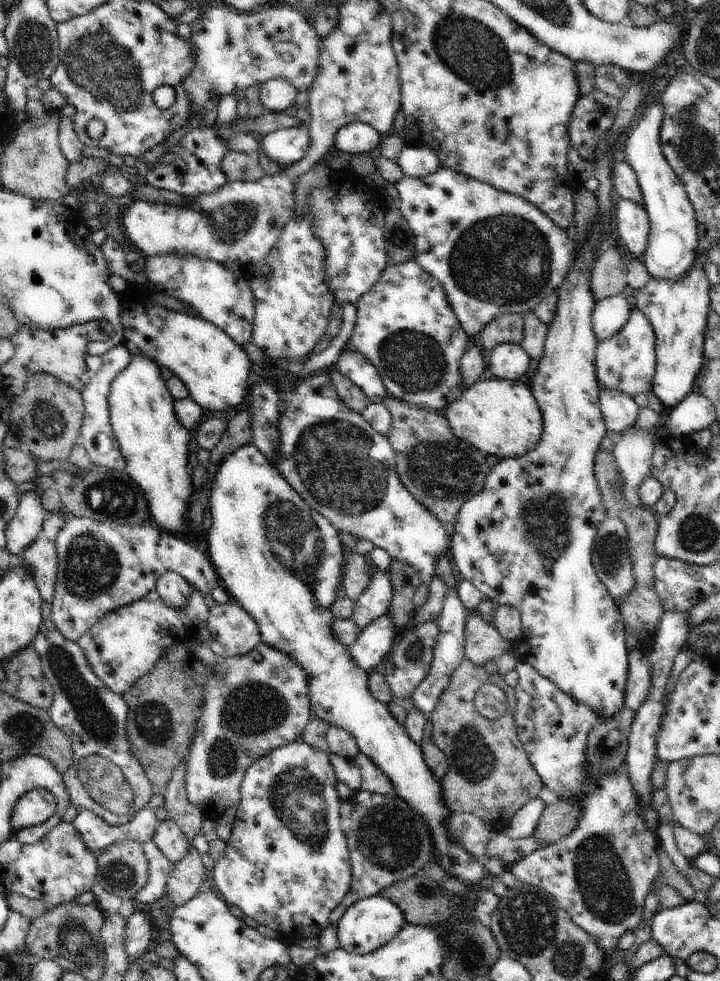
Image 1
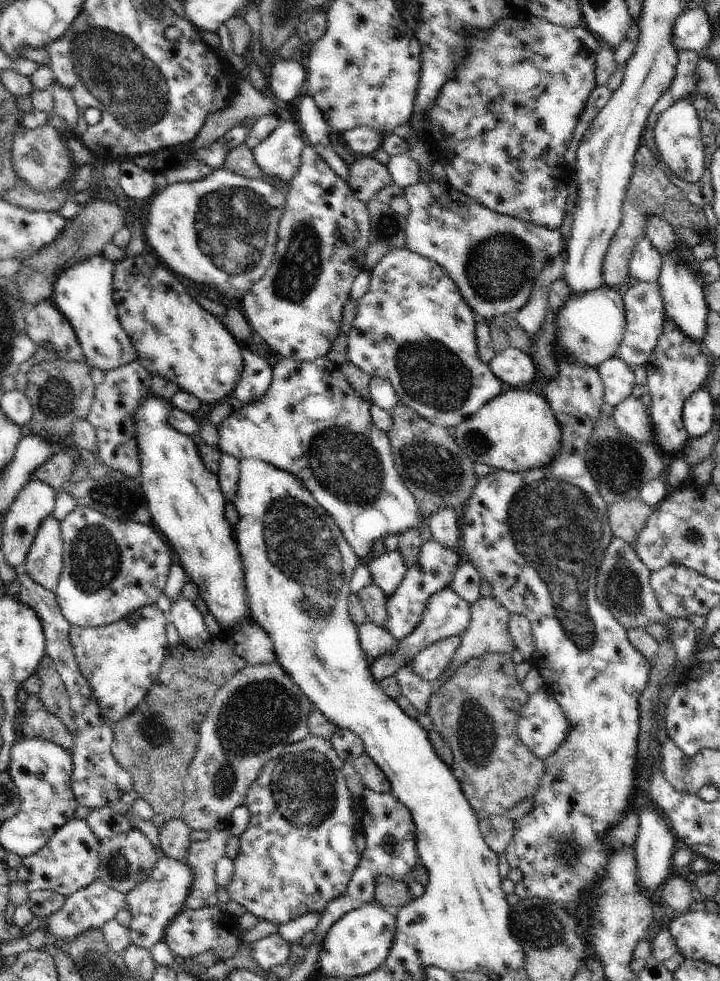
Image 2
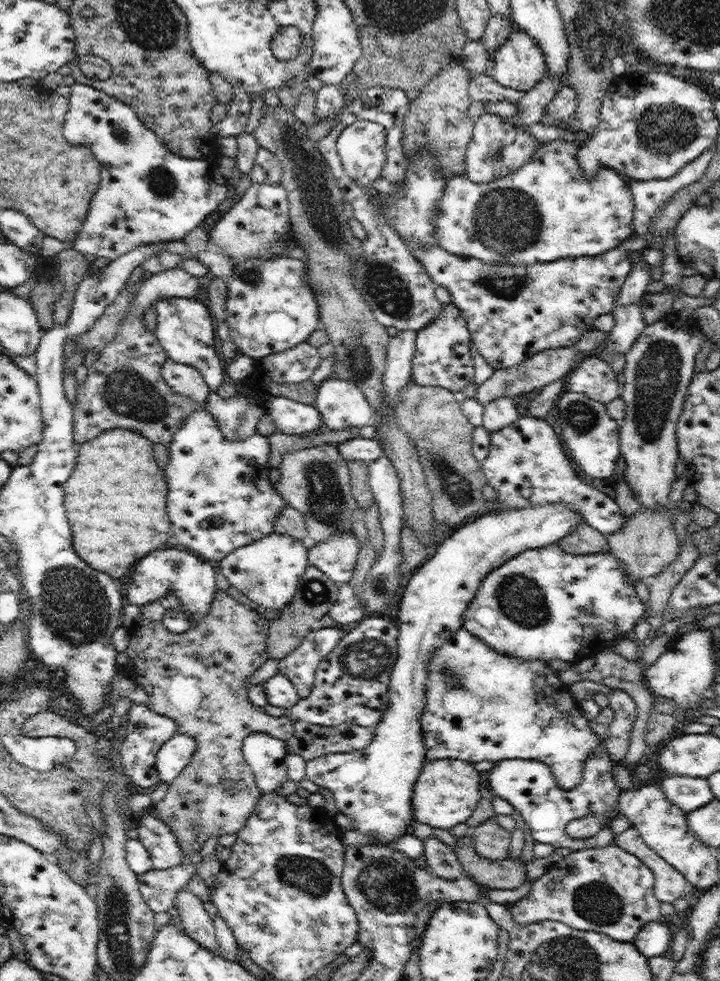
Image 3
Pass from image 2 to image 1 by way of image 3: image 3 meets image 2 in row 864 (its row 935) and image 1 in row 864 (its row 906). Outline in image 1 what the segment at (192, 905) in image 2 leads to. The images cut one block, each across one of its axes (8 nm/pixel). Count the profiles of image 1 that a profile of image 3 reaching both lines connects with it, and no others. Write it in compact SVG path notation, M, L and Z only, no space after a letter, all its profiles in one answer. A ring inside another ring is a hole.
M192 848L185 858L175 864L166 882L165 894L176 907L184 905L199 891L207 888L207 869L202 863L202 855Z

